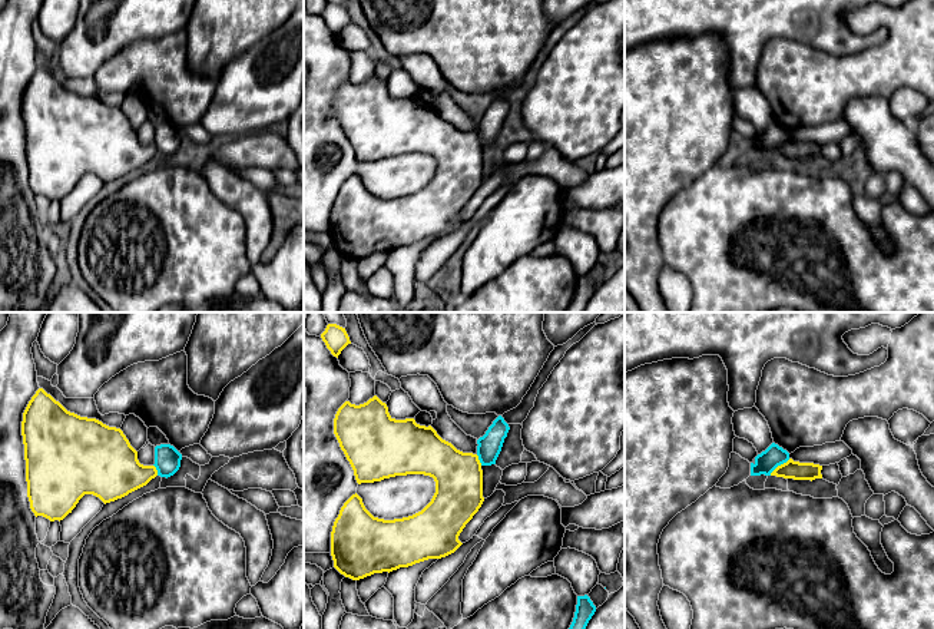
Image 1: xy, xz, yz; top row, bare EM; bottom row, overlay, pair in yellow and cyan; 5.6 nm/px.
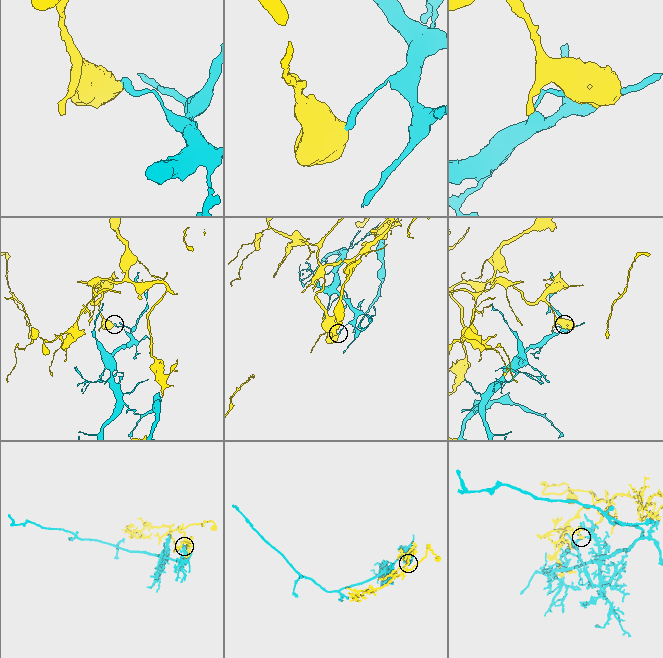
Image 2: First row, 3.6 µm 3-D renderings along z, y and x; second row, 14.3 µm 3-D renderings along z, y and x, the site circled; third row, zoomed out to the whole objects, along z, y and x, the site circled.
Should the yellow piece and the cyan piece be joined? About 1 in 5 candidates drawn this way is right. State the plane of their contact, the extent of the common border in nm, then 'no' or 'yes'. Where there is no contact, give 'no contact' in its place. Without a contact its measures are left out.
yz | 150 nm | no

